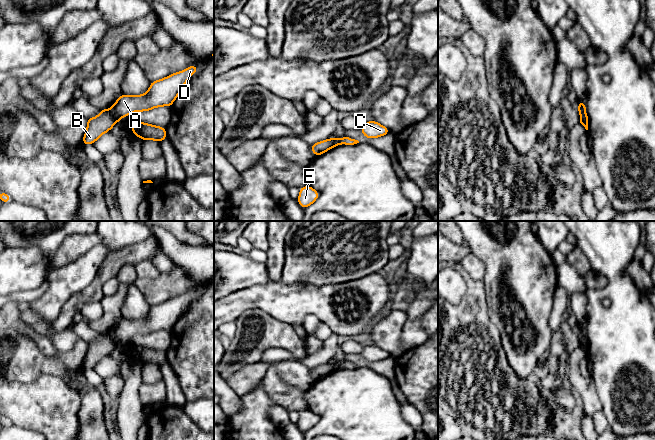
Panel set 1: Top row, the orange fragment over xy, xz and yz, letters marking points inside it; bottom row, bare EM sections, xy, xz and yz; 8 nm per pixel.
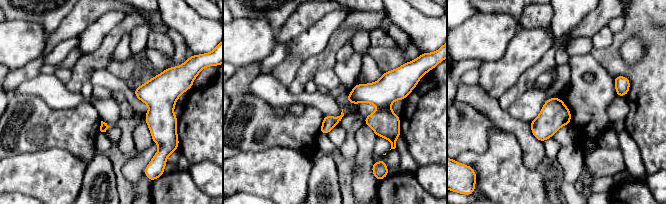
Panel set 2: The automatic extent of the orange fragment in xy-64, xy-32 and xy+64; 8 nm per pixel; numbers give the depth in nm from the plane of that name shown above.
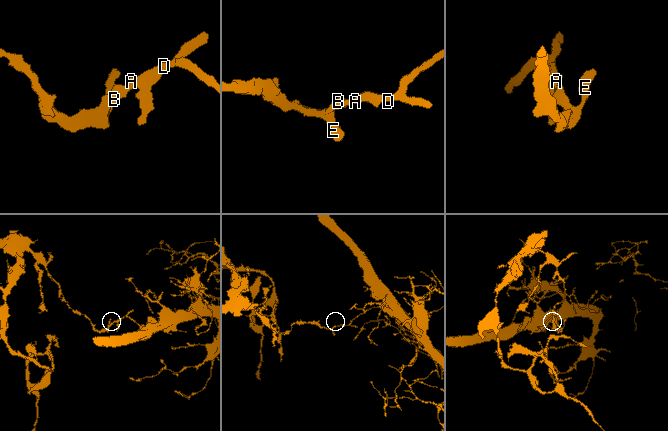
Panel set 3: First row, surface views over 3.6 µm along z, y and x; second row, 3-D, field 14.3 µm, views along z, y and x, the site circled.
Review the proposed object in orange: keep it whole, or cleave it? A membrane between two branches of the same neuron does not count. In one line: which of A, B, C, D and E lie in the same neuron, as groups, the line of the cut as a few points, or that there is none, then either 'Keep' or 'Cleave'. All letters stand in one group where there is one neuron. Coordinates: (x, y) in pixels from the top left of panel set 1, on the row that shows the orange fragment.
Groups: A C D / B E. Split along xy (111, 109), (120, 116). Cleave

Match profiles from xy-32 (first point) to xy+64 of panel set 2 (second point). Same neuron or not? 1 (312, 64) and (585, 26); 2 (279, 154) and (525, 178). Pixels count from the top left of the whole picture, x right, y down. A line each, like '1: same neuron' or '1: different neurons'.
1: same neuron
2: same neuron

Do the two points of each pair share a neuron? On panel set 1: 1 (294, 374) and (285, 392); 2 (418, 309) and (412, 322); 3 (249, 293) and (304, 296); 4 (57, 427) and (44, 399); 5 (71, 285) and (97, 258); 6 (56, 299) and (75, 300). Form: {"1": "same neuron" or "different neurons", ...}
{"1": "different neurons", "2": "same neuron", "3": "same neuron", "4": "same neuron", "5": "same neuron", "6": "different neurons"}

